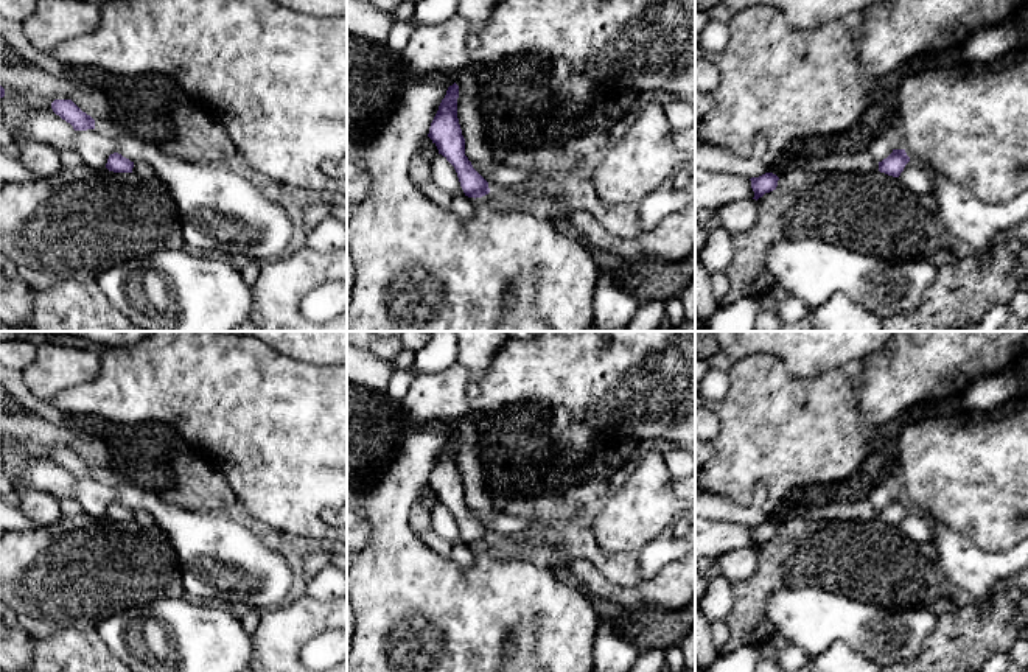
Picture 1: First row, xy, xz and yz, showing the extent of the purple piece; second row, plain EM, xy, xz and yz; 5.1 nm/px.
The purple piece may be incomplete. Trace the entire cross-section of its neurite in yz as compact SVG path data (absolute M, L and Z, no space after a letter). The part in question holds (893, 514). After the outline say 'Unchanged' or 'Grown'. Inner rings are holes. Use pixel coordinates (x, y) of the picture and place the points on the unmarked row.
M893 498L893 501L879 510L879 520L893 526L899 526L905 513L910 510L905 498Z. Unchanged

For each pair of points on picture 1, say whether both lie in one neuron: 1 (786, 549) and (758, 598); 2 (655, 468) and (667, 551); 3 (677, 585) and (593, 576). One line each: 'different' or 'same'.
1: same
2: different
3: same

